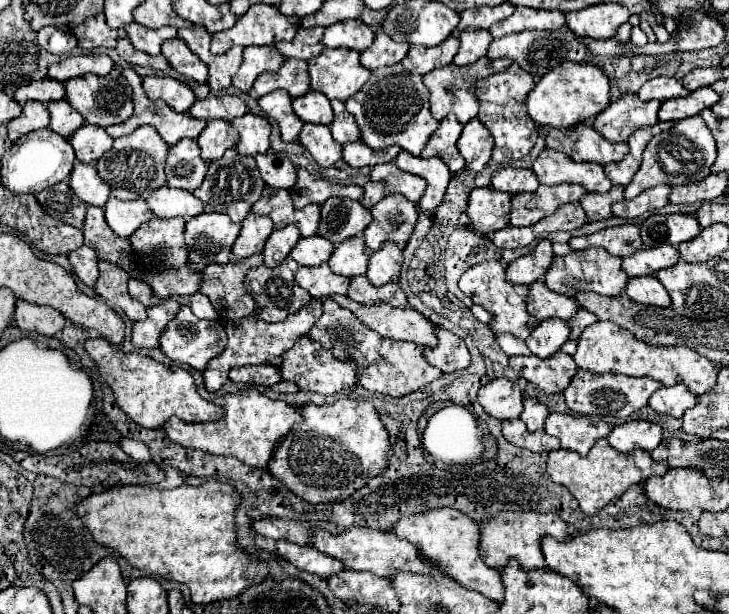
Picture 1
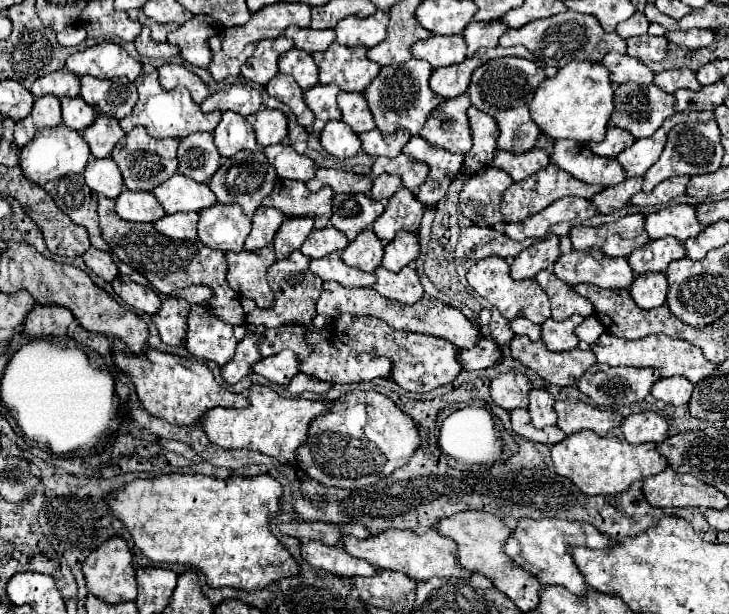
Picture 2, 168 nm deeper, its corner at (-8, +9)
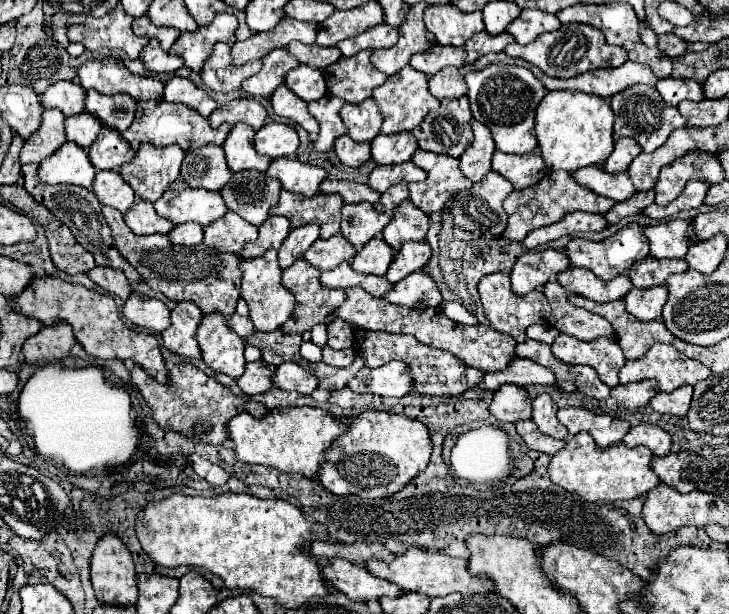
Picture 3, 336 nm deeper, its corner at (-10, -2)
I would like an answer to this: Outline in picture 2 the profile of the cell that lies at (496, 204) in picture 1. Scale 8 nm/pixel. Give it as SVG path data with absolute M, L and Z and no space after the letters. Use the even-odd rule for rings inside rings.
M489 167L471 175L461 193L459 193L459 209L461 213L477 225L493 227L503 221L499 211L503 191L513 183L513 179L505 171L497 171Z

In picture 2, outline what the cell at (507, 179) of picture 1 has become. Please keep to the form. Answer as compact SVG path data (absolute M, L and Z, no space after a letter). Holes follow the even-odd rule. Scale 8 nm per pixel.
M539 147L529 149L527 153L511 153L511 151L497 149L495 159L493 159L493 167L509 173L513 177L513 181L521 181L521 179L537 173L539 169L547 167L547 163L549 163L549 155L547 155L547 151L543 151Z

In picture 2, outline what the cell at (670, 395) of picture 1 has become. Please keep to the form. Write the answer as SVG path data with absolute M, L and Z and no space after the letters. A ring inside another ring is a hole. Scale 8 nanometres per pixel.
M669 377L669 379L659 379L651 387L651 395L655 399L661 399L671 405L687 405L689 397L693 391L693 383L687 377Z

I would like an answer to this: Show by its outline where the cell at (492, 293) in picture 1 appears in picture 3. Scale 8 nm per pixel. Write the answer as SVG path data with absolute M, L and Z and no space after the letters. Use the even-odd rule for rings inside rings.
M495 272L491 276L483 276L483 280L479 282L477 290L479 290L479 296L481 296L483 312L485 312L487 320L491 322L491 326L495 330L499 330L499 332L505 332L505 334L513 336L515 342L523 342L527 338L525 330L531 324L541 324L541 326L547 324L547 316L551 314L551 310L549 310L549 304L547 304L547 300L545 300L541 290L529 292L525 296L517 296L511 290L511 286L509 286L509 276L503 274L503 272Z

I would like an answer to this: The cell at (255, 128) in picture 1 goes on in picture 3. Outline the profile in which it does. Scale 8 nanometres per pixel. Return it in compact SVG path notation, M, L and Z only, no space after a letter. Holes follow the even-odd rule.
M267 122L255 134L257 154L265 154L269 158L295 156L297 148L299 148L299 136L297 136L297 130L289 124Z

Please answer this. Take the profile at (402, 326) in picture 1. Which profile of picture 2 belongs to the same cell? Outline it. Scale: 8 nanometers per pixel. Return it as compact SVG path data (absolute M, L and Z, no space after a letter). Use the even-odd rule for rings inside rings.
M327 281L323 285L321 297L317 301L317 313L329 315L329 317L337 317L341 313L353 313L353 315L369 315L369 317L377 317L383 319L385 323L389 323L395 329L403 329L403 331L413 331L413 333L427 333L433 337L441 337L451 341L457 349L469 349L473 345L477 345L477 339L481 339L481 329L473 325L473 321L469 321L459 309L441 303L437 299L421 299L413 305L405 305L399 301L391 301L381 297L379 293L375 293L371 287L361 287L361 289L351 289L351 287L343 287L339 283Z

